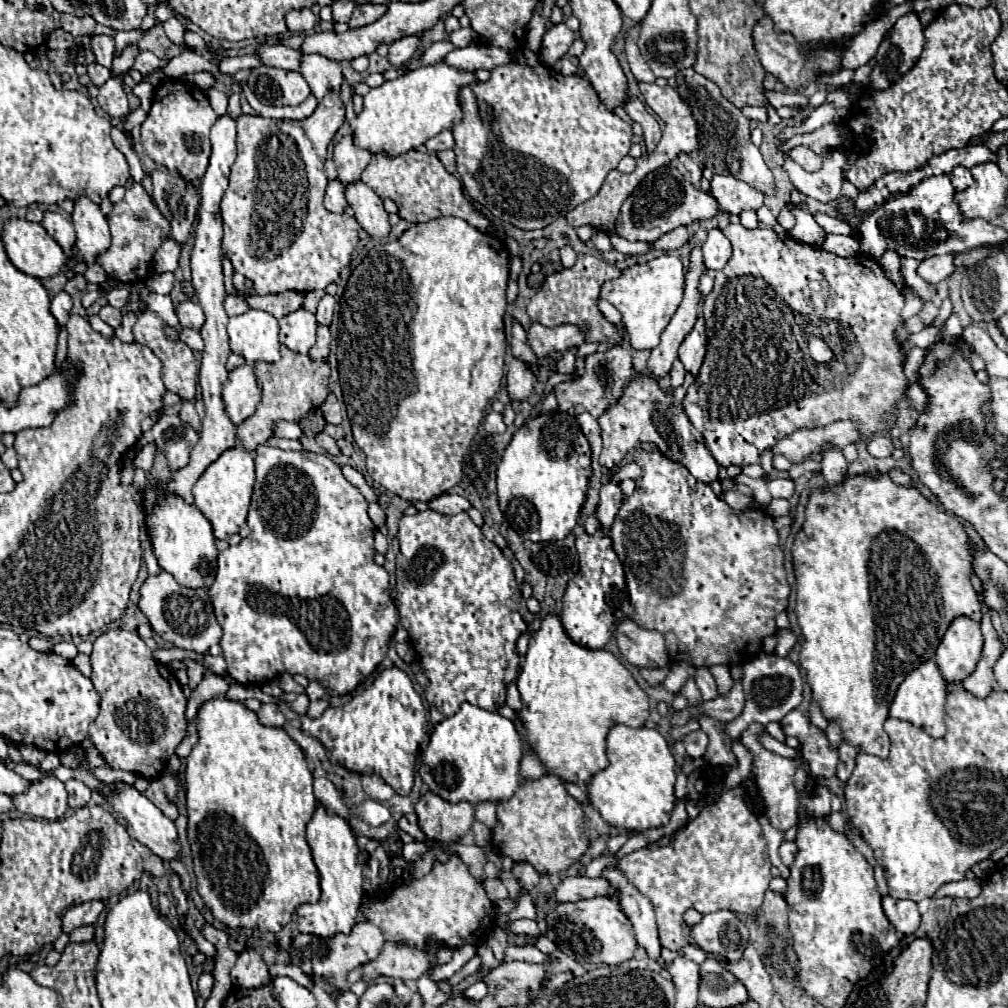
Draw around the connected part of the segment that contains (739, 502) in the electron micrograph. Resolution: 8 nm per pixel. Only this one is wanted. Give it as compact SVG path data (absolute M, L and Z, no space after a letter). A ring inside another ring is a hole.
M724 492L724 496L722 496L734 510L746 510L750 504L752 504L752 500L748 498L748 496L744 496L744 494L740 494L740 492Z

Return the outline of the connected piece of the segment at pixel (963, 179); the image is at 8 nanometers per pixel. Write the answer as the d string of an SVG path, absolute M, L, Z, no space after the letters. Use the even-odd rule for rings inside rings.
M958 166L958 168L954 168L952 170L952 186L956 188L956 190L966 190L974 180L972 180L972 174L970 174L970 170L968 168L962 168L962 166Z

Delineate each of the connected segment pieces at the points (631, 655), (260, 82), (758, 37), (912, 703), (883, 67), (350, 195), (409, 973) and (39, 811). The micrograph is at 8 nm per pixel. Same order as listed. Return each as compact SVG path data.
M624 618L614 630L614 638L630 664L640 668L670 668L664 636L660 632L640 628L632 618Z
M260 66L250 72L248 86L262 104L298 106L310 96L310 88L300 72Z
M764 16L762 20L756 22L752 36L754 36L754 46L756 46L756 52L758 52L758 58L760 58L762 66L764 66L764 70L774 74L788 88L802 88L808 82L816 80L820 72L822 74L834 74L834 72L840 70L840 54L842 54L842 50L838 50L838 48L820 48L816 52L808 52L806 48L802 48L794 40L792 34L774 32L772 20L768 16Z
M928 660L928 662L920 664L916 670L912 670L904 678L904 682L898 686L898 692L890 706L890 716L898 718L898 720L906 720L906 722L922 728L932 738L942 738L946 734L944 704L946 704L946 680L942 678L936 662Z
M916 12L904 14L892 28L890 38L882 40L876 52L876 68L870 78L872 88L888 88L898 76L908 72L922 54L924 26Z
M348 184L346 186L346 200L354 210L354 216L362 230L368 232L372 238L386 238L390 234L388 214L382 206L382 198L366 184Z
M386 944L382 948L382 952L378 954L378 958L374 958L372 962L352 970L348 974L348 982L370 982L374 978L382 976L390 976L390 978L402 978L402 980L416 980L420 978L430 964L430 954L418 948L410 948L406 944Z
M44 776L30 782L22 794L12 796L12 802L22 814L56 820L62 818L68 808L68 792L58 778Z

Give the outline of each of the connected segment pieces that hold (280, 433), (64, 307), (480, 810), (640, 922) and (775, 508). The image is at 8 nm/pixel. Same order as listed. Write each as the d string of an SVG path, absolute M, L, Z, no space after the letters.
M282 422L282 424L278 424L278 428L274 428L274 432L276 432L278 438L290 438L290 440L302 438L302 430L294 422Z
M58 292L54 298L52 298L52 306L50 306L50 312L54 314L54 318L58 320L60 326L66 324L68 316L70 316L70 310L72 310L72 298L68 292Z
M482 802L476 806L476 820L484 822L488 828L494 828L498 818L496 818L496 804L492 802Z
M618 868L604 870L602 876L606 876L608 880L614 880L614 884L618 884L618 888L622 888L622 896L612 896L612 900L616 900L620 904L620 908L626 912L626 916L630 918L640 948L644 948L648 958L656 960L662 968L668 968L668 962L660 954L662 946L658 940L658 924L654 920L654 908L652 908L650 900L646 900L626 880L626 876L622 876L622 872Z
M772 500L772 502L768 504L768 512L770 512L774 518L786 516L786 514L790 514L790 502L788 502L788 500Z

